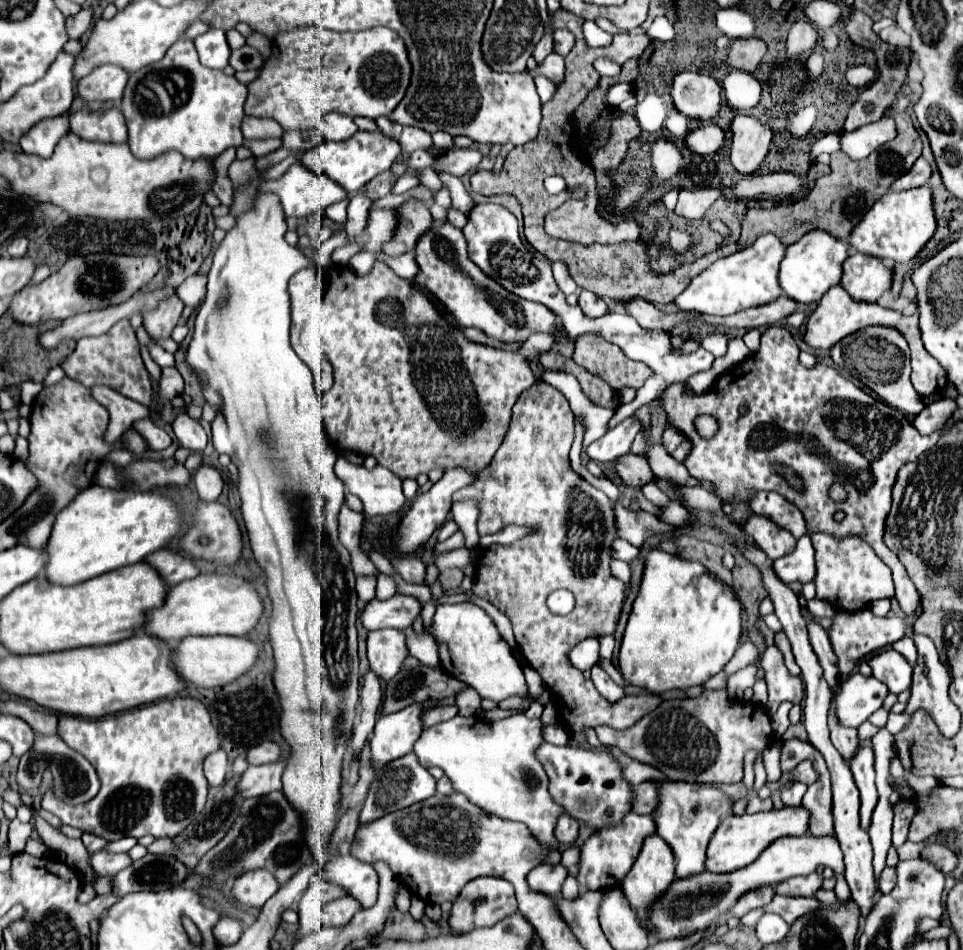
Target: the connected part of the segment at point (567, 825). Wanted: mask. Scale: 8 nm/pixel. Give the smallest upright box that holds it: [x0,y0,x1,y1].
[554,814,578,844]

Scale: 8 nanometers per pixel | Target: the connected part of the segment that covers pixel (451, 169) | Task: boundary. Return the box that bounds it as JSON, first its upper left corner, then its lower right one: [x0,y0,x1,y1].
[432,148,482,176]

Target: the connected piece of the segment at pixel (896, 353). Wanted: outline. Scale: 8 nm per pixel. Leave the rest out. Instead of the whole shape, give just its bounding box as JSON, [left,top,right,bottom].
[832,326,924,414]

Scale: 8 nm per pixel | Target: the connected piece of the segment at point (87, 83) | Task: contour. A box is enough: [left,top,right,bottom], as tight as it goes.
[76,64,128,104]

